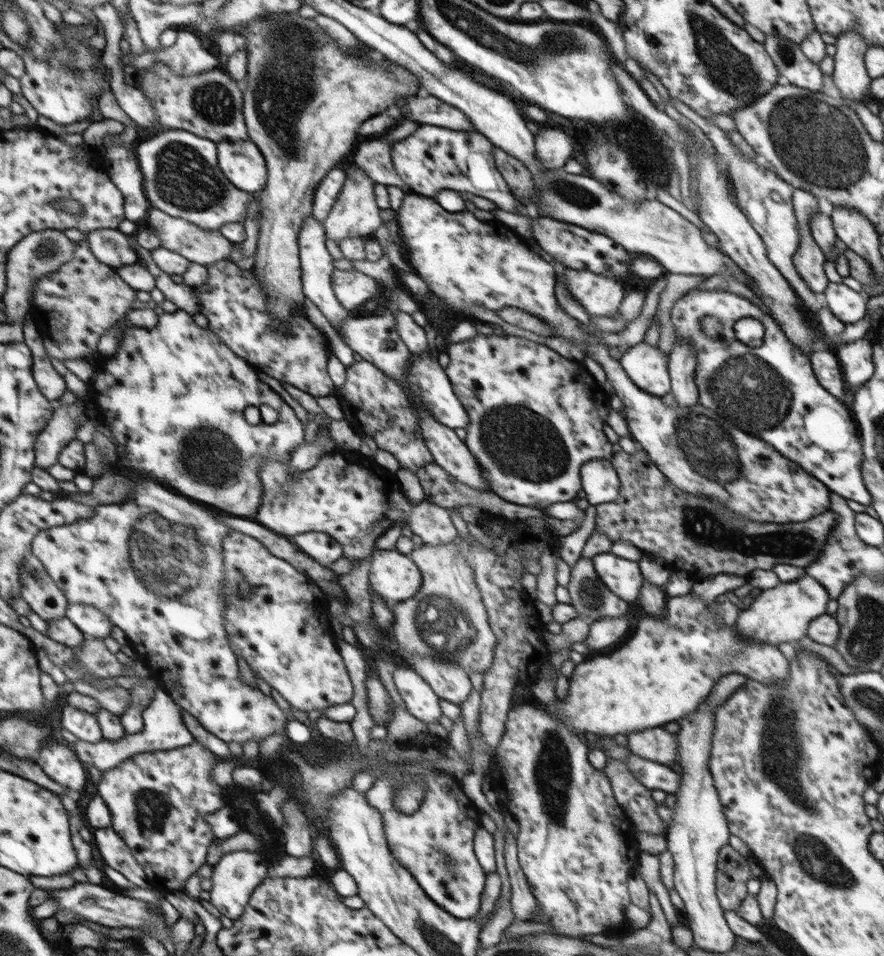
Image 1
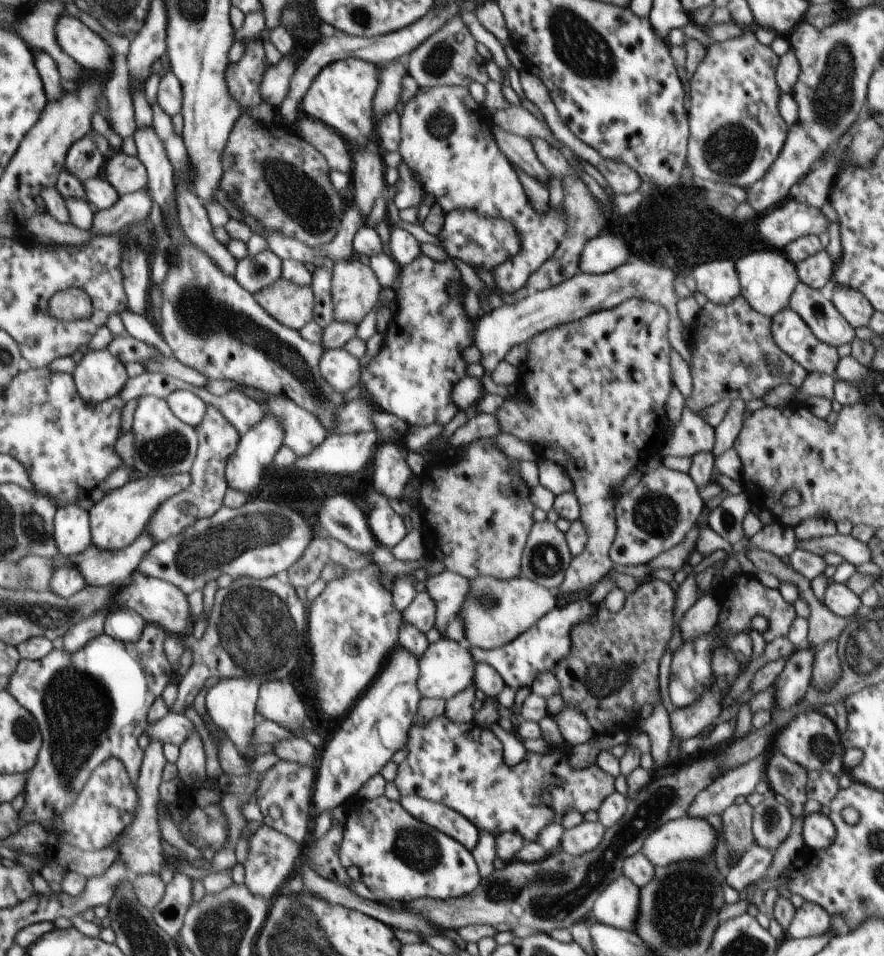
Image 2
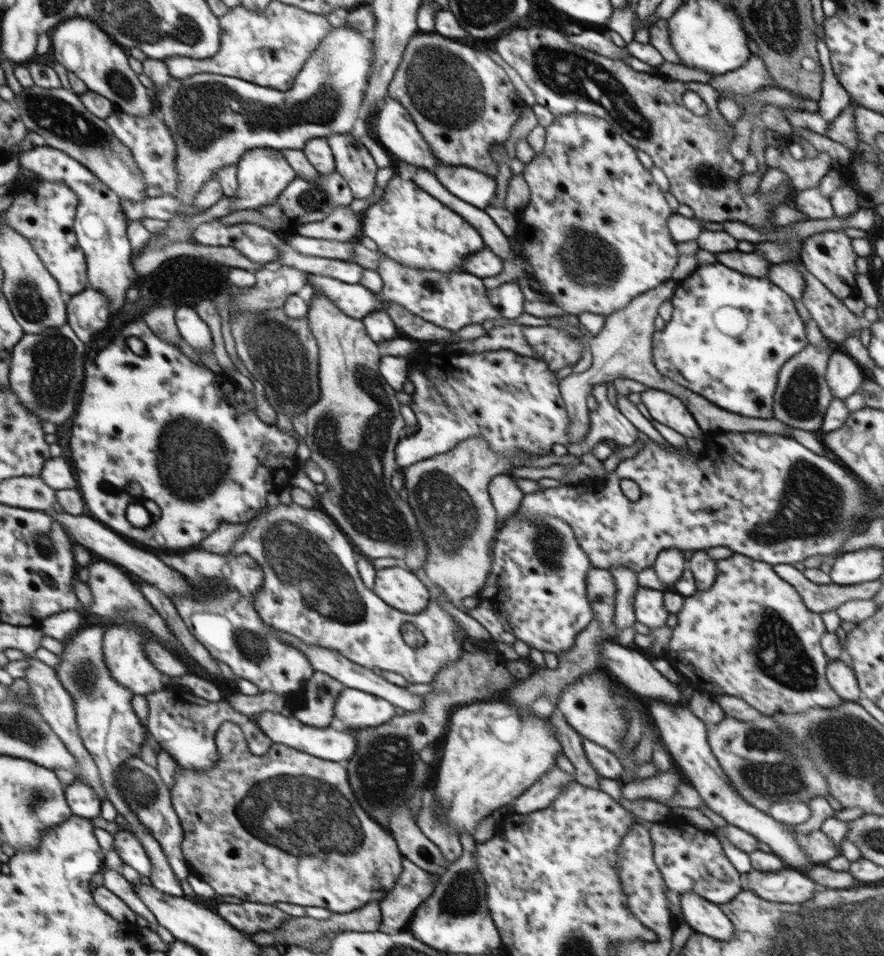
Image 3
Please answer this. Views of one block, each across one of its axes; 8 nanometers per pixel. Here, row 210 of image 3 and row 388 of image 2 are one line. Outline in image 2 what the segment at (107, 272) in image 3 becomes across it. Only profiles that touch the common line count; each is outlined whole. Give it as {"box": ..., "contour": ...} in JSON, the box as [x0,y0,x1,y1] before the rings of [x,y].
{"box":[72,349,129,404],"contour":[[[107,349],[89,350],[72,375],[79,394],[88,404],[117,397],[129,378],[125,365]]]}

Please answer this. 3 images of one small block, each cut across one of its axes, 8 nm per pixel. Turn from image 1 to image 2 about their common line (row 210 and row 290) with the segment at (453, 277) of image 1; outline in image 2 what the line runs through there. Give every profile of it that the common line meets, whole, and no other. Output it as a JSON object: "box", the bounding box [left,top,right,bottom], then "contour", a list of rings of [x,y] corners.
{"box":[361,254,481,426],"contour":[[[421,254],[411,264],[405,265],[399,272],[400,288],[396,296],[396,310],[389,326],[384,332],[384,346],[380,354],[376,354],[368,366],[361,370],[361,382],[364,382],[364,394],[367,395],[379,410],[387,411],[396,418],[404,420],[407,424],[427,426],[448,424],[460,411],[452,402],[452,388],[460,378],[467,376],[468,364],[462,358],[462,350],[472,346],[474,342],[474,324],[481,317],[469,319],[465,312],[465,294],[450,296],[446,292],[448,284],[460,282],[462,290],[466,292],[467,286],[461,279],[460,270],[452,260],[438,262],[426,254]]]}

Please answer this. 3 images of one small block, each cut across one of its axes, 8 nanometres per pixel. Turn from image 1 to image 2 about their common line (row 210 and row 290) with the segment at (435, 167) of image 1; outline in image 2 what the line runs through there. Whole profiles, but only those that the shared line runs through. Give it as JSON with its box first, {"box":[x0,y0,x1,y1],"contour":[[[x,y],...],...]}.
{"box":[399,87,568,294],"contour":[[[420,87],[402,110],[399,154],[423,191],[433,195],[445,213],[474,210],[482,216],[512,222],[520,234],[520,252],[490,273],[502,294],[514,294],[525,287],[532,272],[554,255],[566,235],[568,222],[564,208],[558,211],[549,207],[544,214],[532,208],[516,172],[494,140],[493,128],[491,114],[474,103],[468,87]]]}

